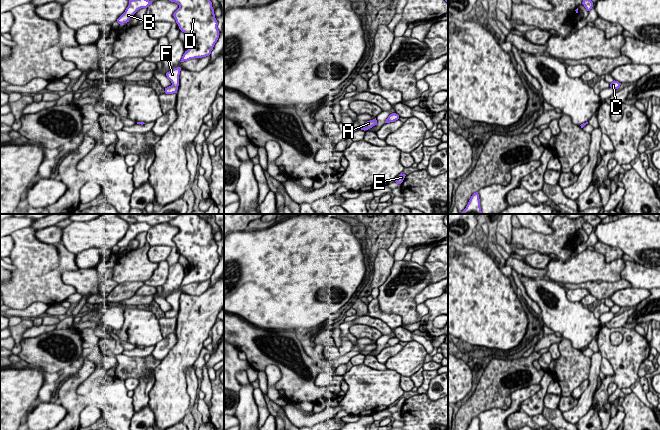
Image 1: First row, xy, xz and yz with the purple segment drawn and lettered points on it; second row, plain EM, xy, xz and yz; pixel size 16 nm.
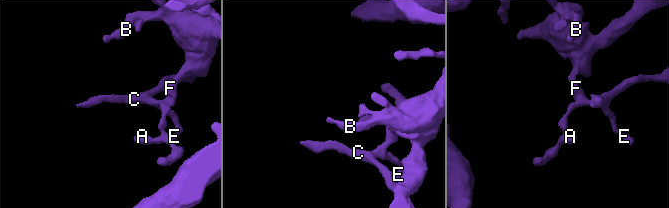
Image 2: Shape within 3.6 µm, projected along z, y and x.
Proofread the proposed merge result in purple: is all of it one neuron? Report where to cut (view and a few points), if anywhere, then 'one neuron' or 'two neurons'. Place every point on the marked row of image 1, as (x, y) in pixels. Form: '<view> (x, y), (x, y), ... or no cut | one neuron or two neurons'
no cut | one neuron

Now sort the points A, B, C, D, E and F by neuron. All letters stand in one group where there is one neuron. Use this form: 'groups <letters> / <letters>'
groups A B C D E F

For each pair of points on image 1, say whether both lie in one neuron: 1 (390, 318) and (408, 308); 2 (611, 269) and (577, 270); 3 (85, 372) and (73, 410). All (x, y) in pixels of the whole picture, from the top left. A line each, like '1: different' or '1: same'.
1: different
2: same
3: same

